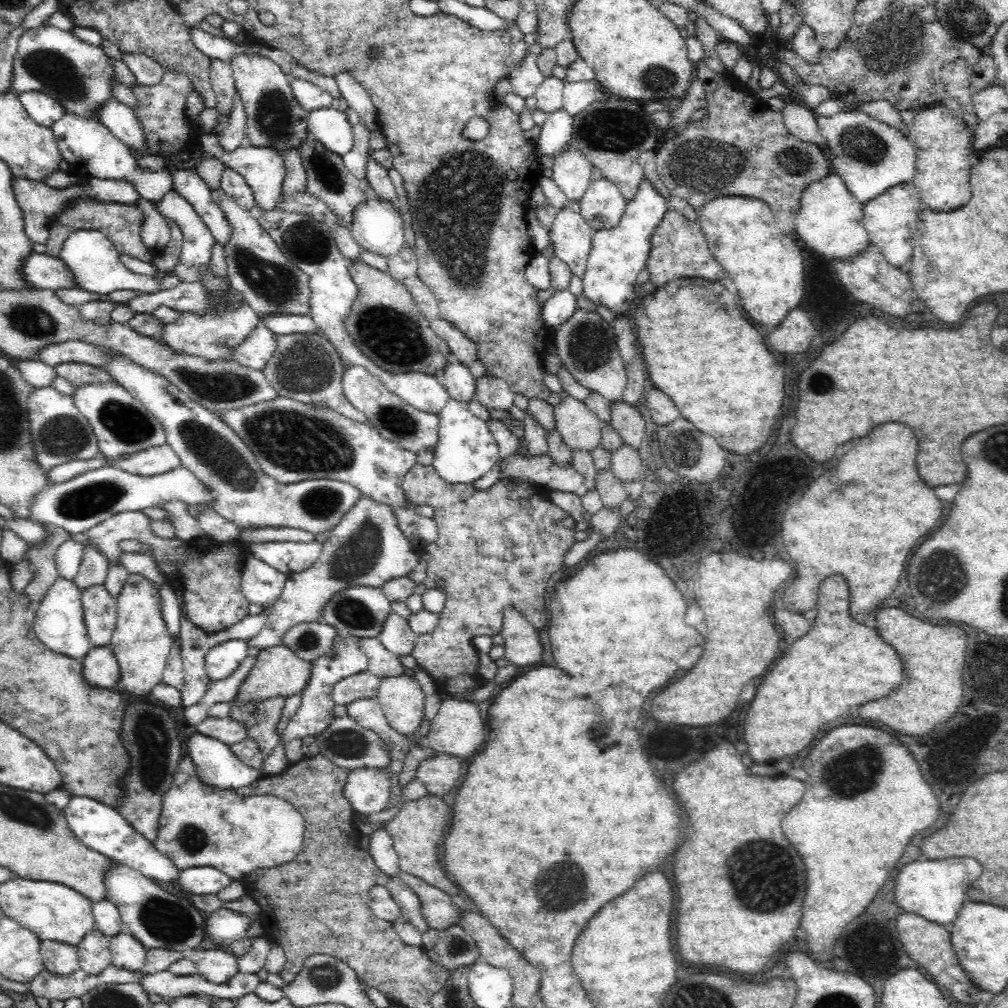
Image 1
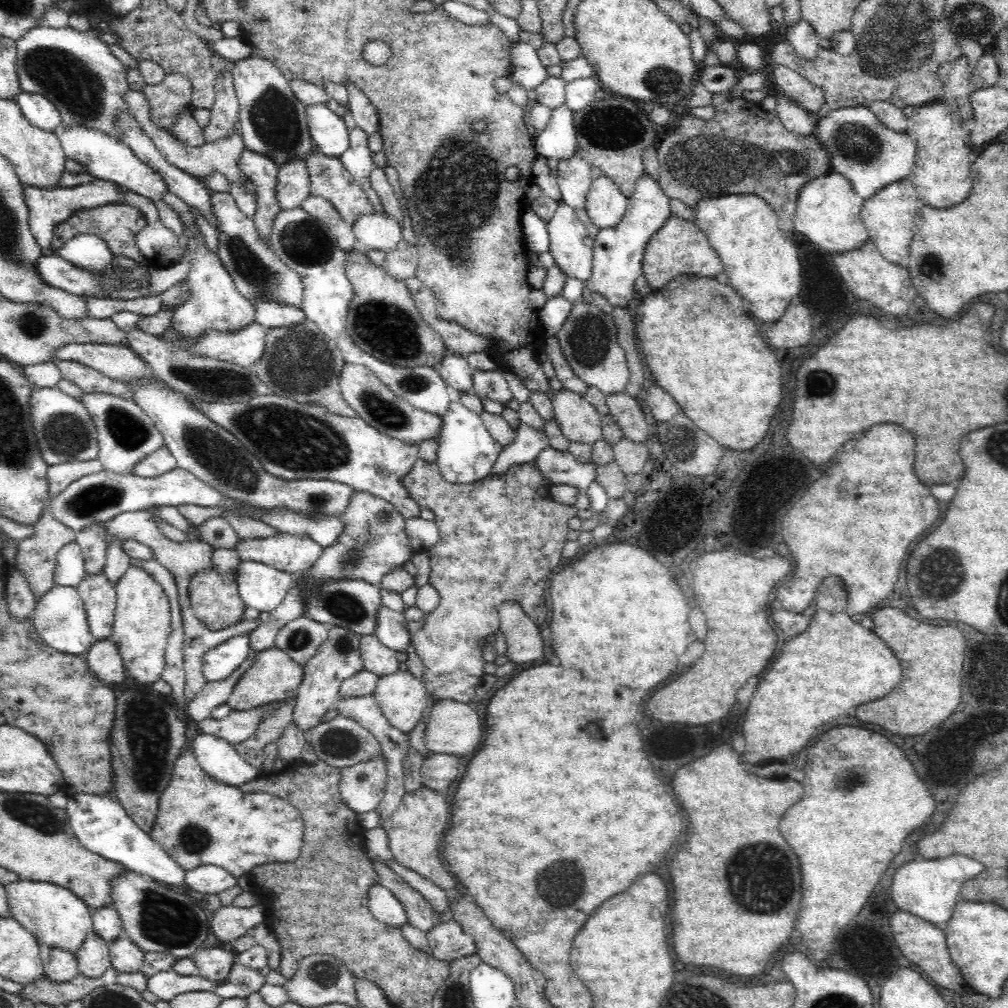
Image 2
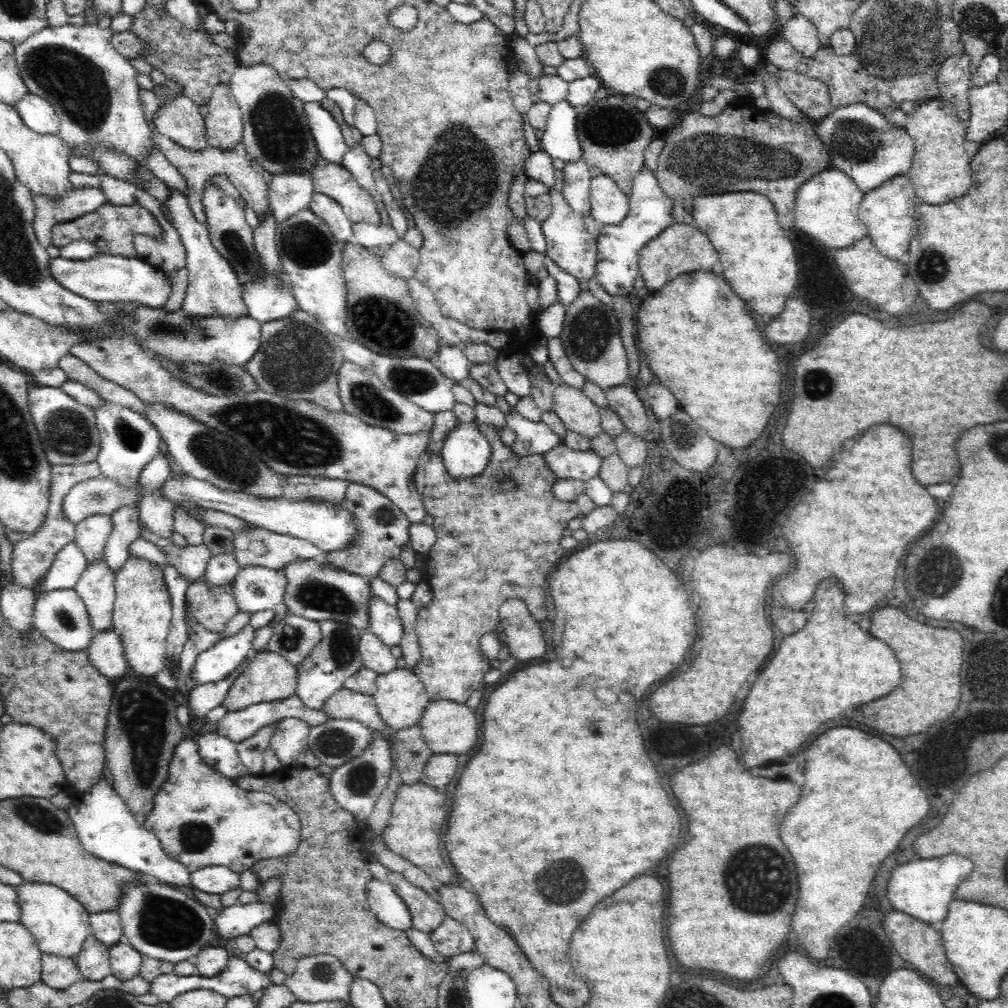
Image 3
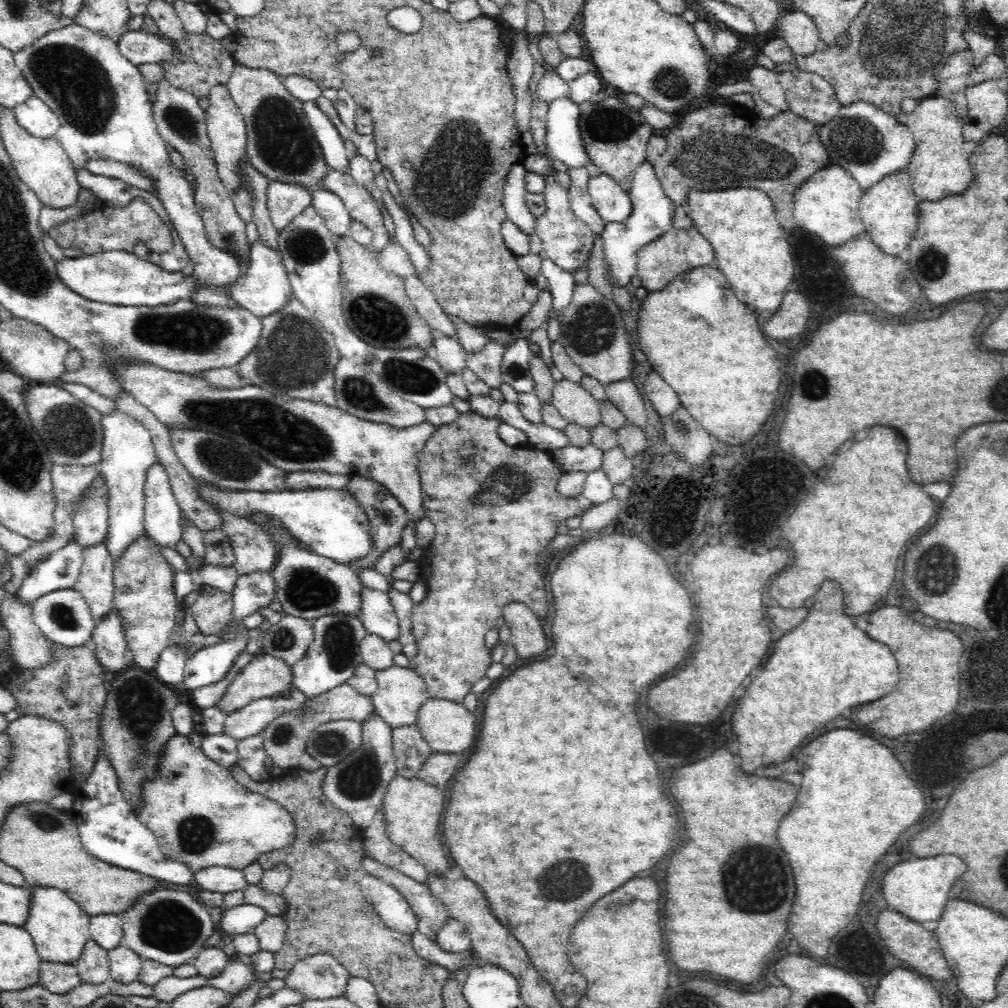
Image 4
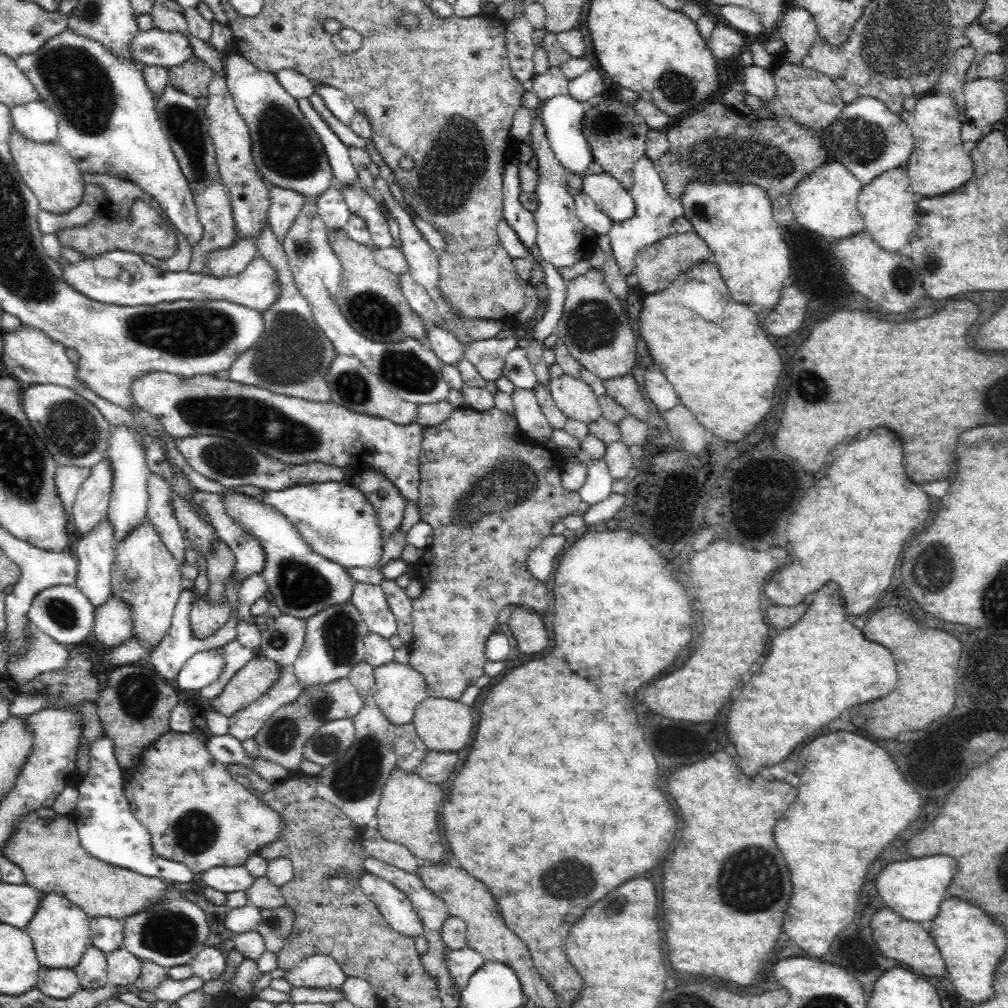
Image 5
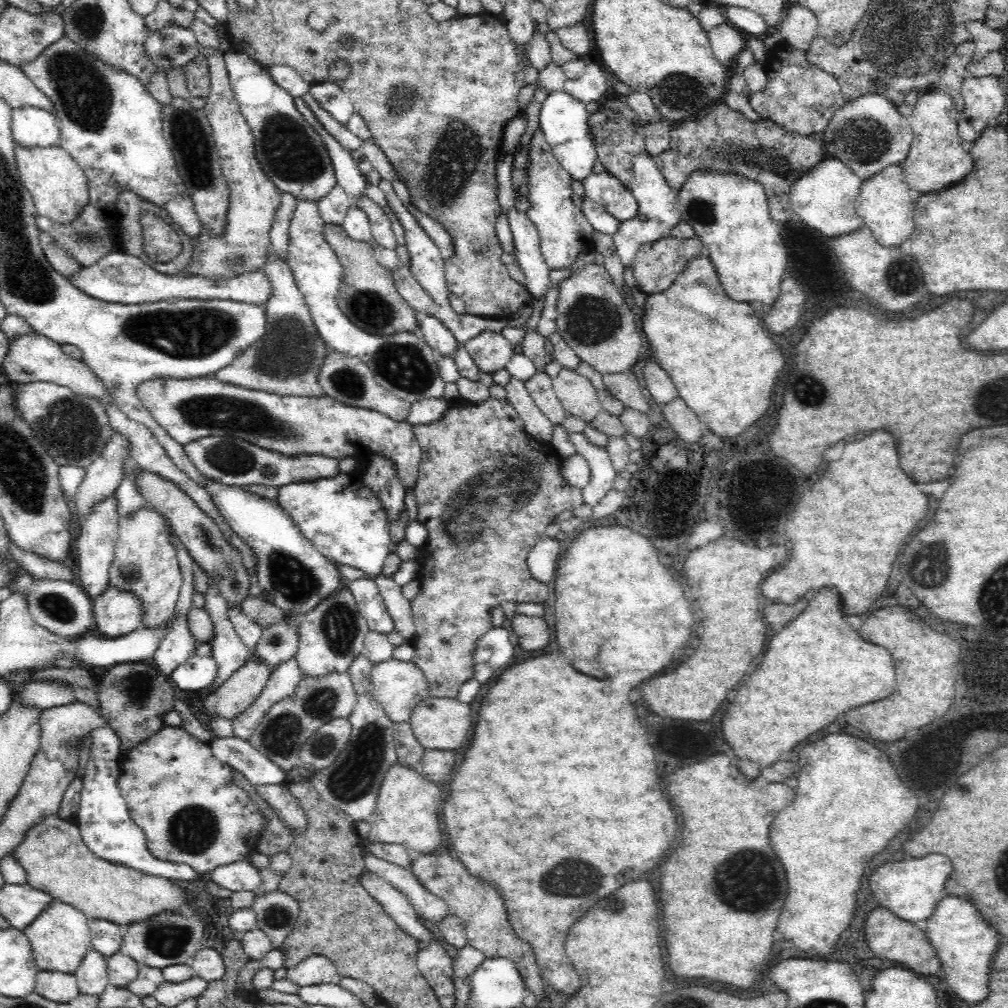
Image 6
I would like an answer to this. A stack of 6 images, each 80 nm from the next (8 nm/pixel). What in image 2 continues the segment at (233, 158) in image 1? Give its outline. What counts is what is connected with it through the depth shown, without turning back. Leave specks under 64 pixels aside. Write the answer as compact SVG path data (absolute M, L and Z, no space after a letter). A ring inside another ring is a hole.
M247 149L242 152L238 164L240 170L255 186L257 207L253 221L258 237L270 247L273 218L279 211L276 197L274 197L274 184L276 184L278 169L274 162L270 161L270 158L265 158Z

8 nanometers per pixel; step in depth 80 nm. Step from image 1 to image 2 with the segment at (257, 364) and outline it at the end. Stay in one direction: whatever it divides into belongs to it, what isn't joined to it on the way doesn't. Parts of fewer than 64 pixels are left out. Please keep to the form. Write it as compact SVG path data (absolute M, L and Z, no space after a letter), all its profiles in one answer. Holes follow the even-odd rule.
M252 320L250 324L246 324L245 328L240 328L238 331L229 332L222 330L206 330L204 334L198 336L197 339L186 339L183 336L177 334L177 330L173 328L173 322L170 322L169 326L160 334L156 334L156 339L160 341L166 341L166 343L172 343L192 355L200 355L206 358L218 359L228 361L238 366L250 368L254 362L258 362L264 353L264 336L265 329L261 324L258 324L255 320Z

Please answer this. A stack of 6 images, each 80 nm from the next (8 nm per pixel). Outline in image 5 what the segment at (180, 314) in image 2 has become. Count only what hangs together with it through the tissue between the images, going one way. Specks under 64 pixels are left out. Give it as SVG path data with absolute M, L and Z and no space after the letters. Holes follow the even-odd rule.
M67 29L62 32L60 36L52 38L47 41L36 53L24 53L20 56L17 63L18 69L30 80L30 83L36 88L44 103L50 107L58 117L58 134L57 143L59 143L69 154L72 156L74 162L78 165L78 168L82 173L90 173L90 175L112 175L118 177L118 179L124 179L130 181L136 187L142 189L144 193L150 195L160 206L165 210L167 214L168 222L177 231L177 233L183 237L193 246L196 244L203 235L203 225L199 221L197 215L197 206L192 196L192 191L186 177L182 174L179 162L170 147L167 136L161 129L161 124L158 118L157 101L154 94L150 93L150 90L145 84L142 70L133 66L130 61L122 60L121 58L114 57L105 46L101 45L101 42L89 40L89 38L82 37L81 34L73 33L71 29ZM252 237L232 245L228 252L222 250L211 251L206 254L203 272L213 274L218 278L222 276L236 276L240 274L249 262L258 254Z

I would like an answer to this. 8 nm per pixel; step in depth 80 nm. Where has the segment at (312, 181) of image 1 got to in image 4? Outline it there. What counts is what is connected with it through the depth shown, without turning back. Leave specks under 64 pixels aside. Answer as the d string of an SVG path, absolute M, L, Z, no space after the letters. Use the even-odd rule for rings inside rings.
M328 168L327 175L321 182L321 188L341 198L351 218L365 224L372 231L372 250L376 253L394 242L385 227L378 203L366 187L358 184L351 175L340 174Z

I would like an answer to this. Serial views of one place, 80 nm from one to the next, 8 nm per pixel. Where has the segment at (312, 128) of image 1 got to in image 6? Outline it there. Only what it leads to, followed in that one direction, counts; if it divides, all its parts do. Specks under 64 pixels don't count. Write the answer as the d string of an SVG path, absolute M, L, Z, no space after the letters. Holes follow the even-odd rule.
M300 96L293 98L296 109L312 128L318 133L326 146L331 163L333 164L337 184L344 189L350 200L356 200L360 197L367 196L366 192L366 176L362 174L354 161L353 153L347 152L342 148L332 135L324 130L322 124L318 122L313 112L305 104Z

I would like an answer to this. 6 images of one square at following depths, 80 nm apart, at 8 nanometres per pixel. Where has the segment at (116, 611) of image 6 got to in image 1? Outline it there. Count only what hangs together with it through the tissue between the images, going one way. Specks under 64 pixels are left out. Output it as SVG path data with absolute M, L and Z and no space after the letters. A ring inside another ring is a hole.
M109 646L92 648L82 661L83 679L91 687L118 688L120 665Z

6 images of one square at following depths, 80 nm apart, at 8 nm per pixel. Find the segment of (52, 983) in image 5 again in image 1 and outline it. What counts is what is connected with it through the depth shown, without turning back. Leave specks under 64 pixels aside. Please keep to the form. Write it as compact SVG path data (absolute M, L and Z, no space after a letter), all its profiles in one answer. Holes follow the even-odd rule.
M61 941L40 942L40 954L45 970L57 976L70 976L80 969L77 948Z

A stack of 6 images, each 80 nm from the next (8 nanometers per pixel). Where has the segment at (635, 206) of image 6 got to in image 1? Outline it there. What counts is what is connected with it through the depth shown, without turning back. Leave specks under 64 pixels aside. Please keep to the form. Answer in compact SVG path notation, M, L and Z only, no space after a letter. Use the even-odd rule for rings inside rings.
M602 176L591 181L579 206L583 218L599 231L614 228L620 222L626 203L619 188Z

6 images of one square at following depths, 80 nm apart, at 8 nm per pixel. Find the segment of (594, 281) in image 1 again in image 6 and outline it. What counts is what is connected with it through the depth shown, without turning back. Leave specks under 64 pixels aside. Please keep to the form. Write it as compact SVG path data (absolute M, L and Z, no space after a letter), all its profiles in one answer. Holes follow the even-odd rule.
M645 150L633 160L633 183L629 189L633 192L639 204L638 214L630 220L622 221L618 231L613 234L615 250L624 267L630 267L641 247L647 243L670 237L670 232L678 226L680 213L677 209L677 193L671 190L660 172L653 156Z

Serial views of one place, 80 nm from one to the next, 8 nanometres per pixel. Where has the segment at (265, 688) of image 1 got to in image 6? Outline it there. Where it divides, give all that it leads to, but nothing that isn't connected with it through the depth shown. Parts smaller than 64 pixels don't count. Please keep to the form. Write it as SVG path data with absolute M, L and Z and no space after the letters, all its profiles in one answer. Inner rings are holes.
M262 661L245 662L228 680L224 680L204 698L204 712L211 718L232 720L258 698L270 672Z

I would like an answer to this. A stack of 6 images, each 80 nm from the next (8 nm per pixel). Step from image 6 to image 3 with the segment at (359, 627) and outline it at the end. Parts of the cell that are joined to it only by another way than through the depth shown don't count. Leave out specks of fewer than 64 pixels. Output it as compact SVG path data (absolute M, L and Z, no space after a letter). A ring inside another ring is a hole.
M324 620L319 624L320 642L310 650L308 656L299 662L297 668L296 694L310 709L324 706L325 700L342 688L345 680L362 668L363 658L359 642L363 632L347 623Z

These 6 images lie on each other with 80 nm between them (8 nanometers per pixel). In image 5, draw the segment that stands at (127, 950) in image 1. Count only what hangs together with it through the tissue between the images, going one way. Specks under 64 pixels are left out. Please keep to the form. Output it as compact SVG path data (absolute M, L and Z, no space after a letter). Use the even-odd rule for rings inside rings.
M126 949L107 954L107 983L116 987L134 985L141 974L141 960Z

